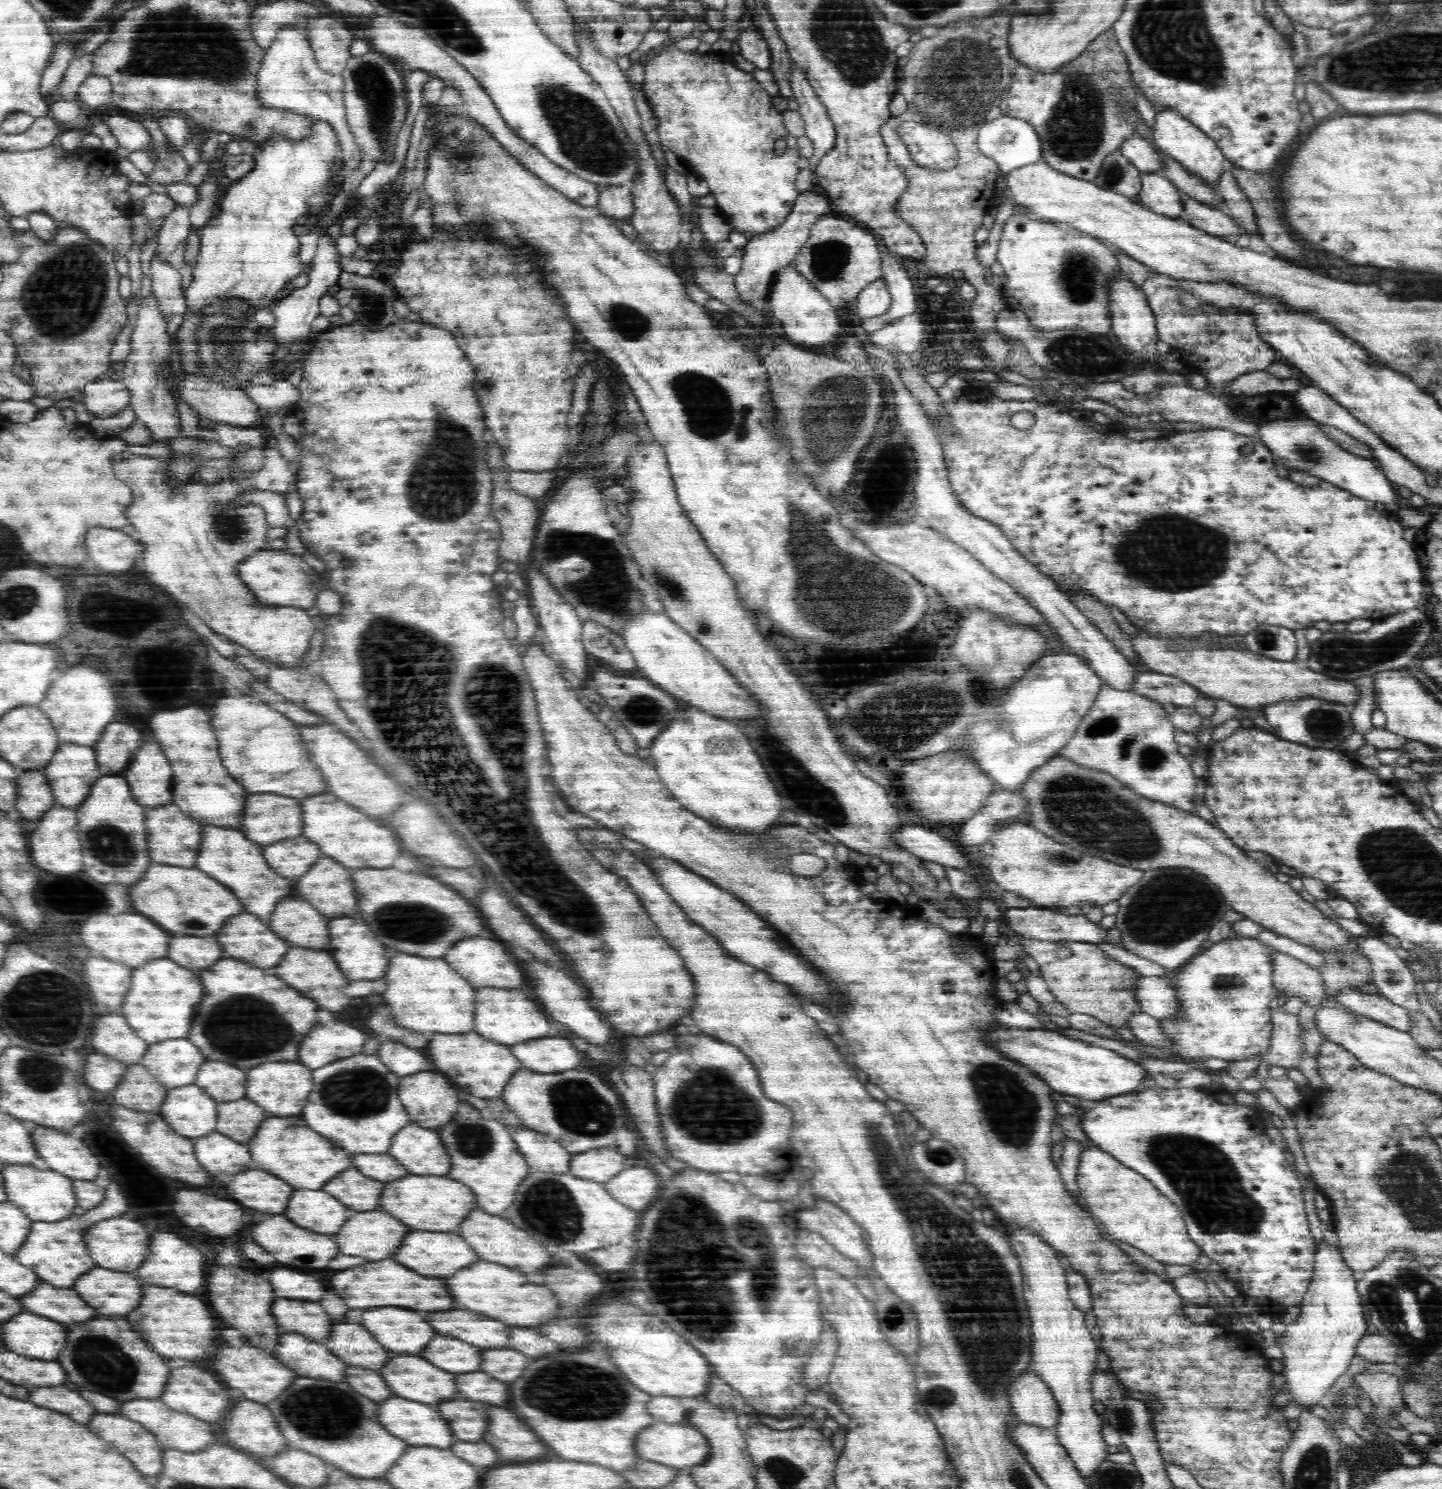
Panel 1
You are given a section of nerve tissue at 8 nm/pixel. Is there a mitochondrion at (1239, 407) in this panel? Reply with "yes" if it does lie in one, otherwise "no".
no

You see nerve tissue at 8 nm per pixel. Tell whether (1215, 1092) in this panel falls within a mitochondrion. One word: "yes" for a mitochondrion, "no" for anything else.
no

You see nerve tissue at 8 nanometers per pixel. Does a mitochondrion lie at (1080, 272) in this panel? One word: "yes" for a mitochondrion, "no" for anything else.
yes

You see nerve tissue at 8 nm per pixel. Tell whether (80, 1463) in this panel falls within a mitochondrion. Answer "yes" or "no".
no

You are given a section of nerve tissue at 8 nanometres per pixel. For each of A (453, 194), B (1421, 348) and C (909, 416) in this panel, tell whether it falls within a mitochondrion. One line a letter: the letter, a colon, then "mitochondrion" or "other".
A: mitochondrion
B: mitochondrion
C: other

